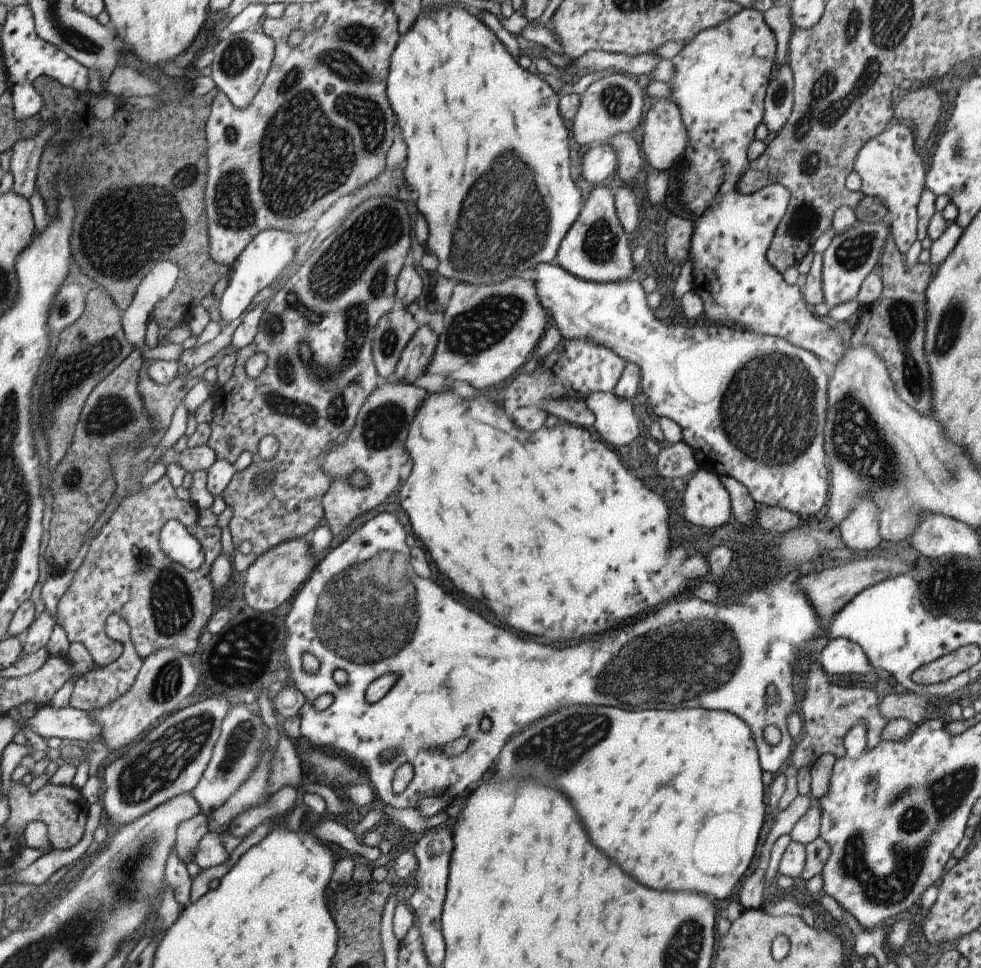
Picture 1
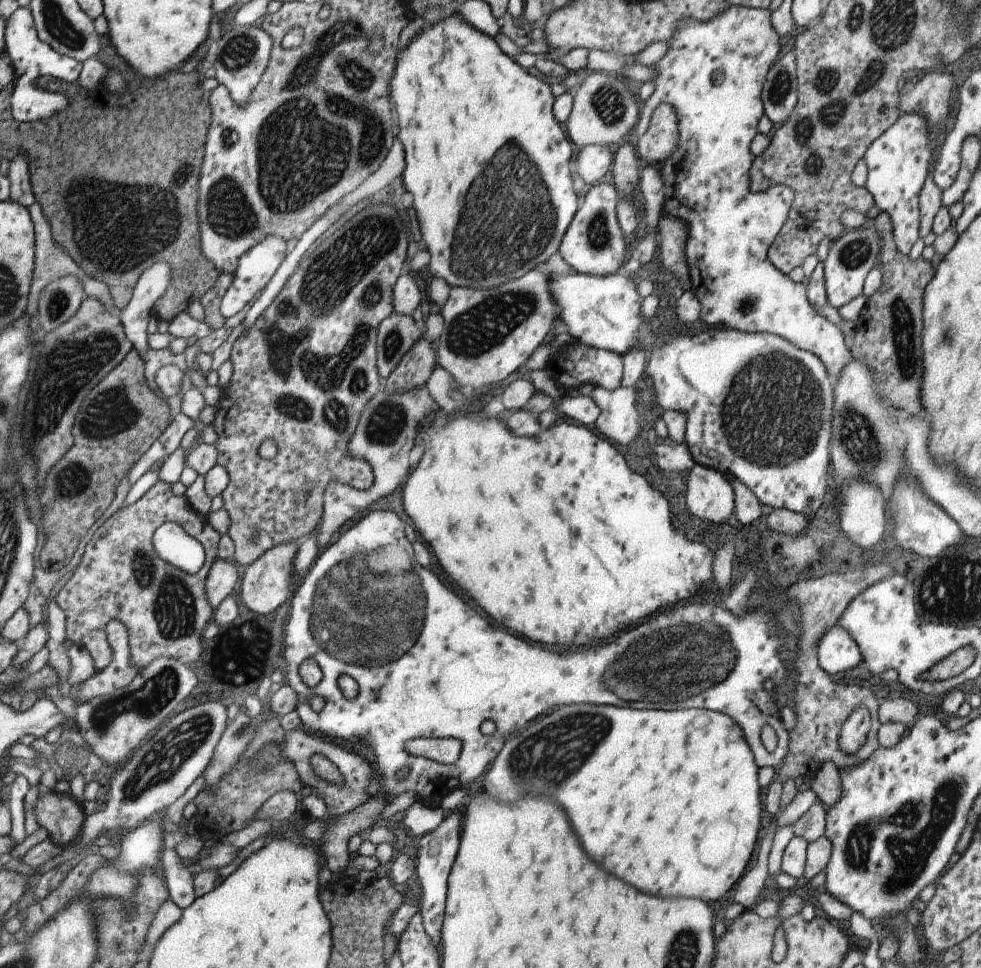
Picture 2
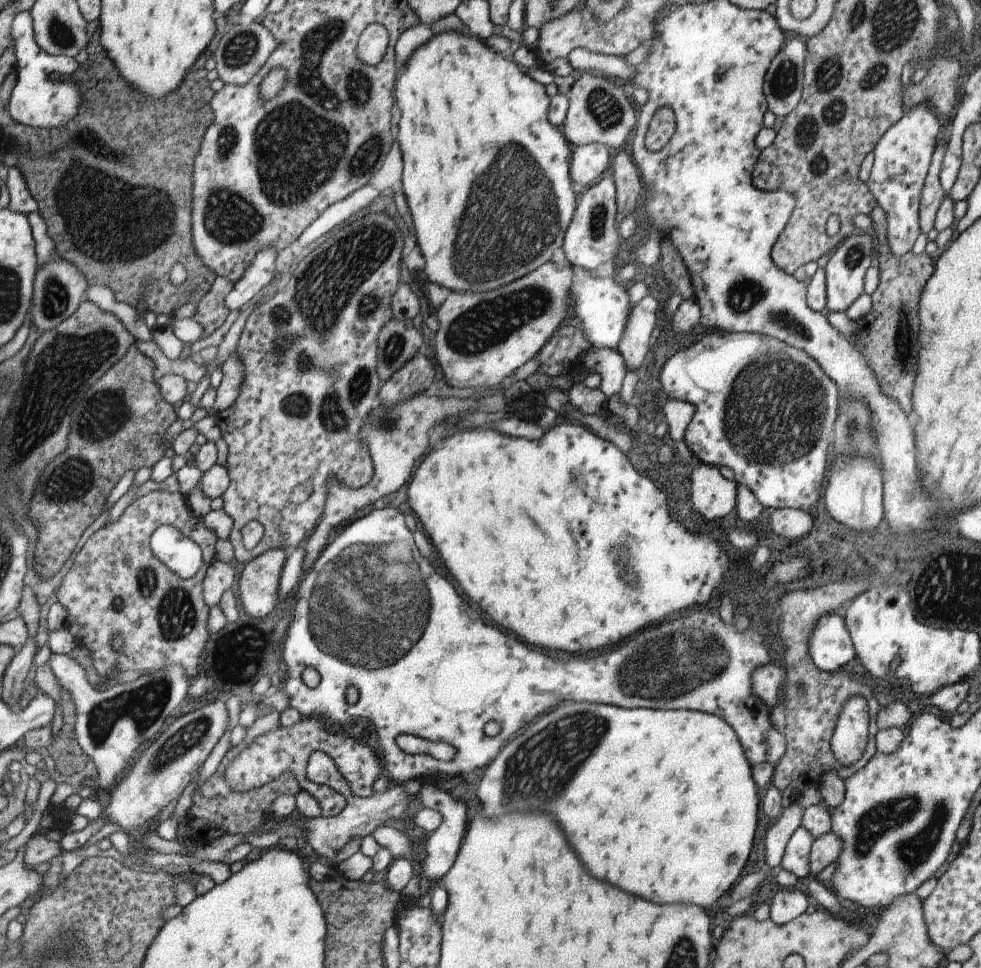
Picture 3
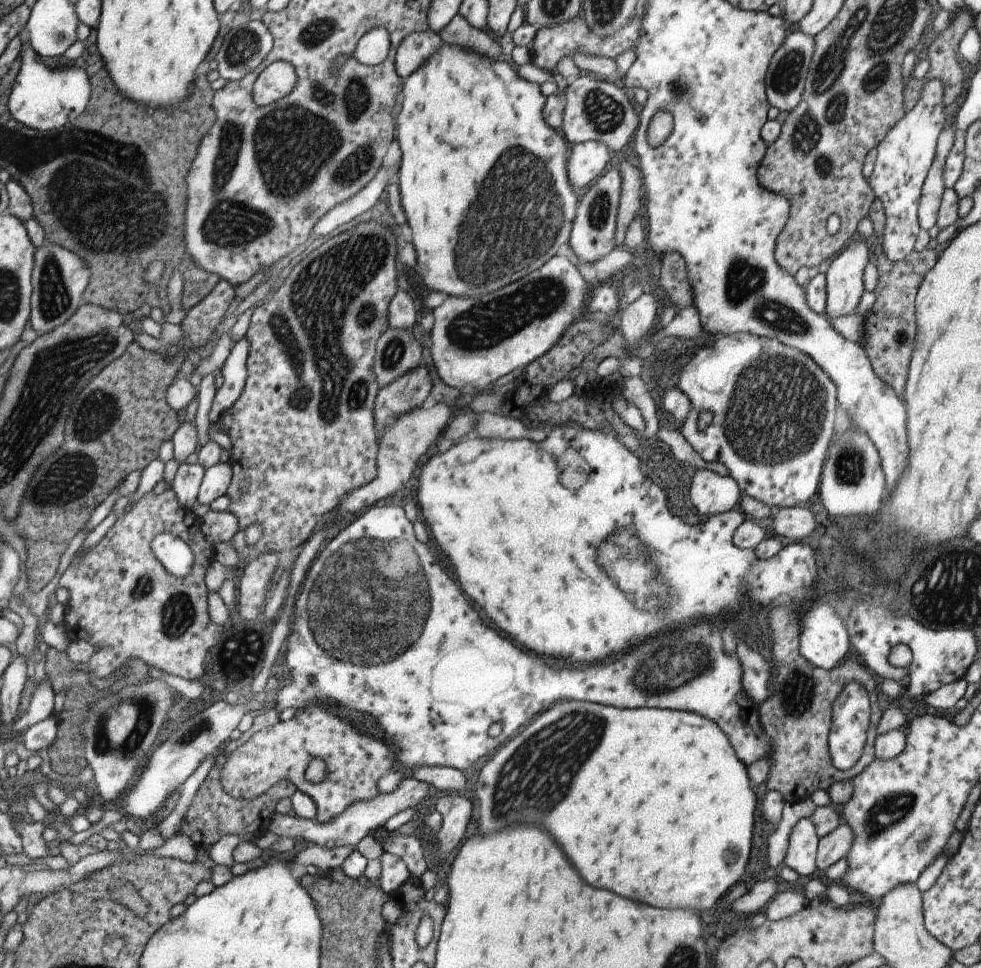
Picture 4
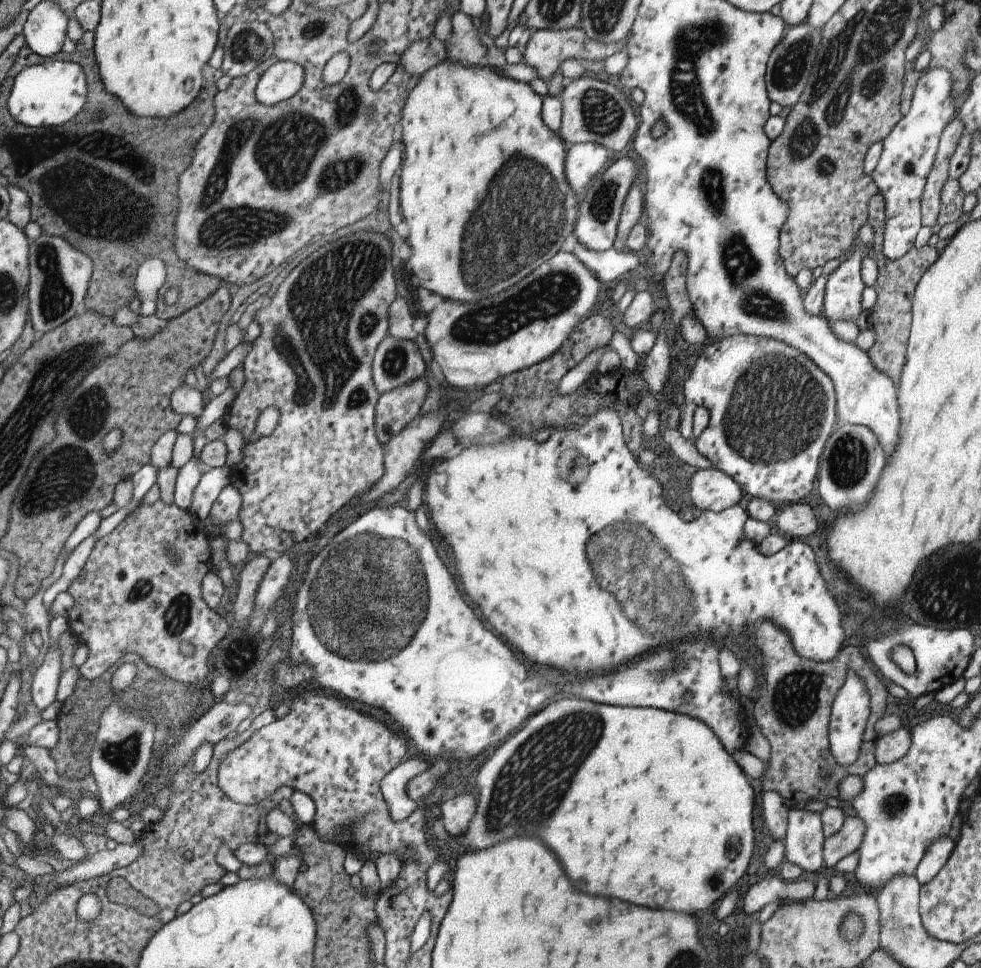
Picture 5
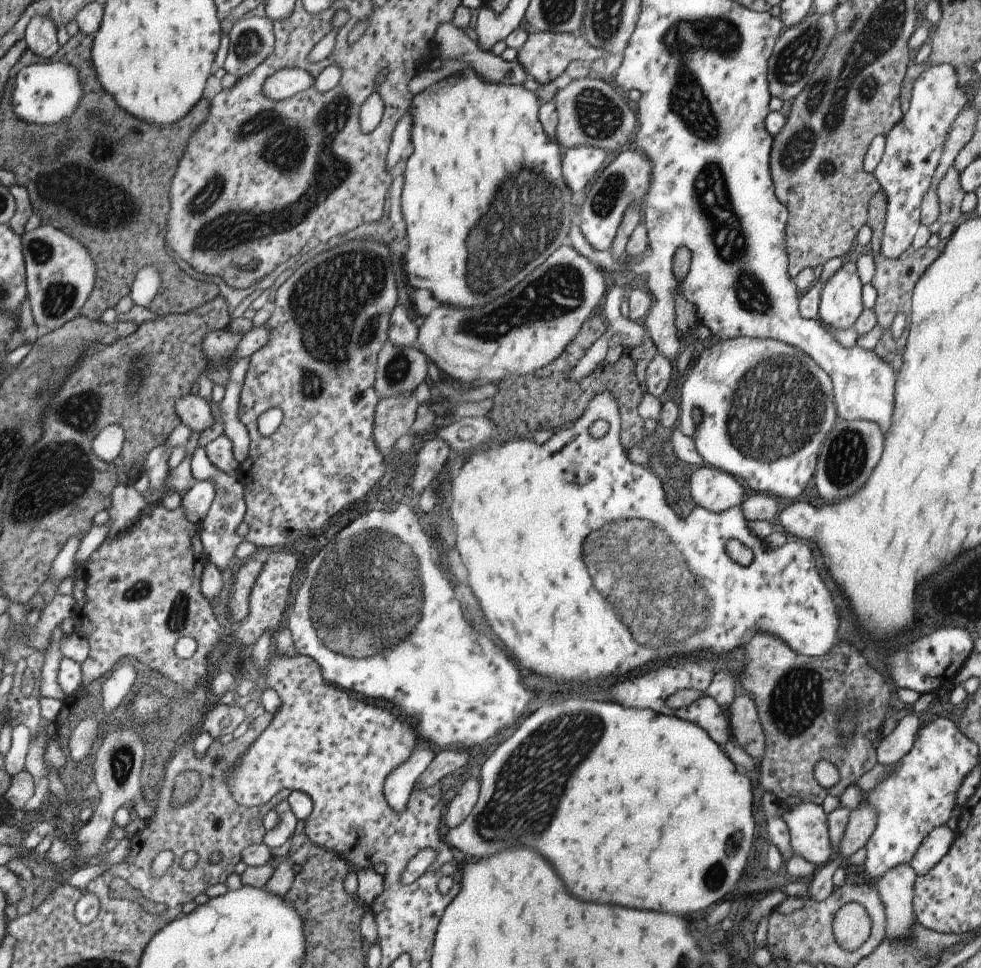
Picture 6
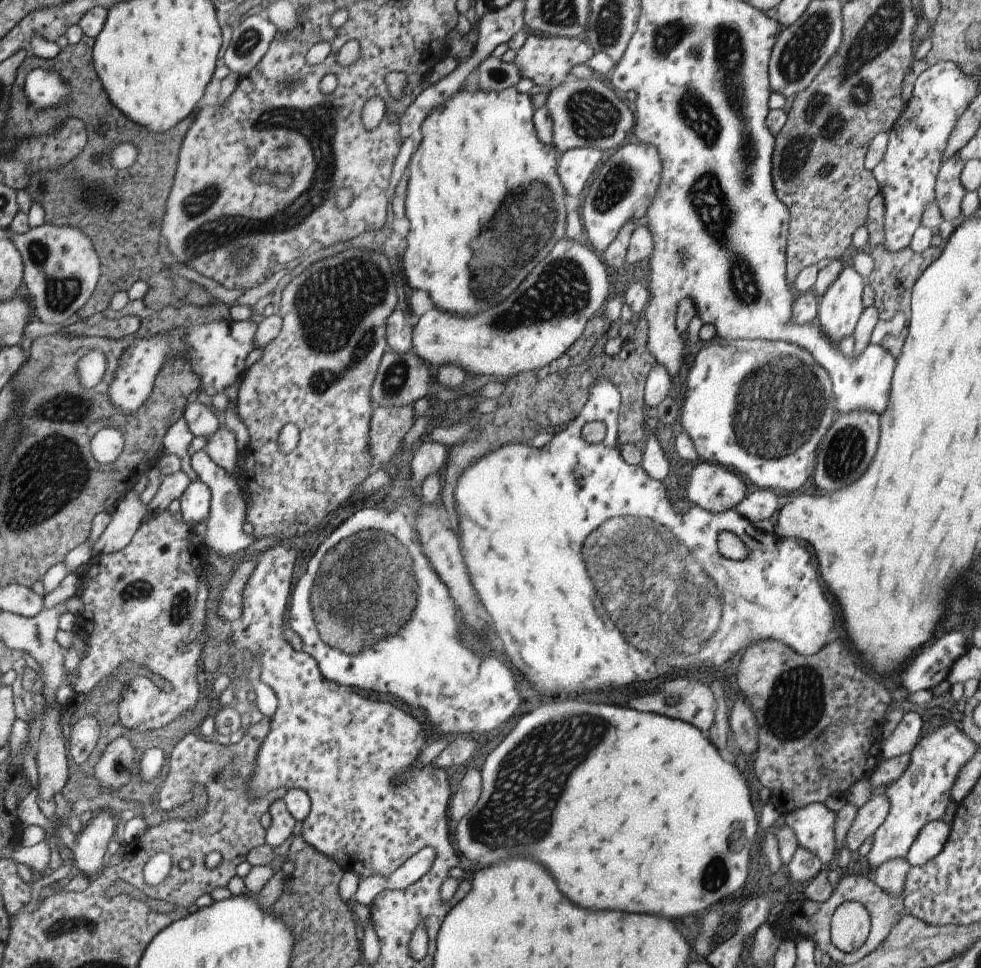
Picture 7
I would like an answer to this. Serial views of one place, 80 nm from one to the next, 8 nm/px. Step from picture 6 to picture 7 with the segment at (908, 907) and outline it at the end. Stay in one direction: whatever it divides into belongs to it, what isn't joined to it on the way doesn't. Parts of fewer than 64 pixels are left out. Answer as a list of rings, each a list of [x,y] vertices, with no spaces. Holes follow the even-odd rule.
[[[893,858],[892,861],[883,862],[870,871],[870,877],[874,884],[889,896],[903,896],[903,882],[907,880],[909,864],[904,858]]]

